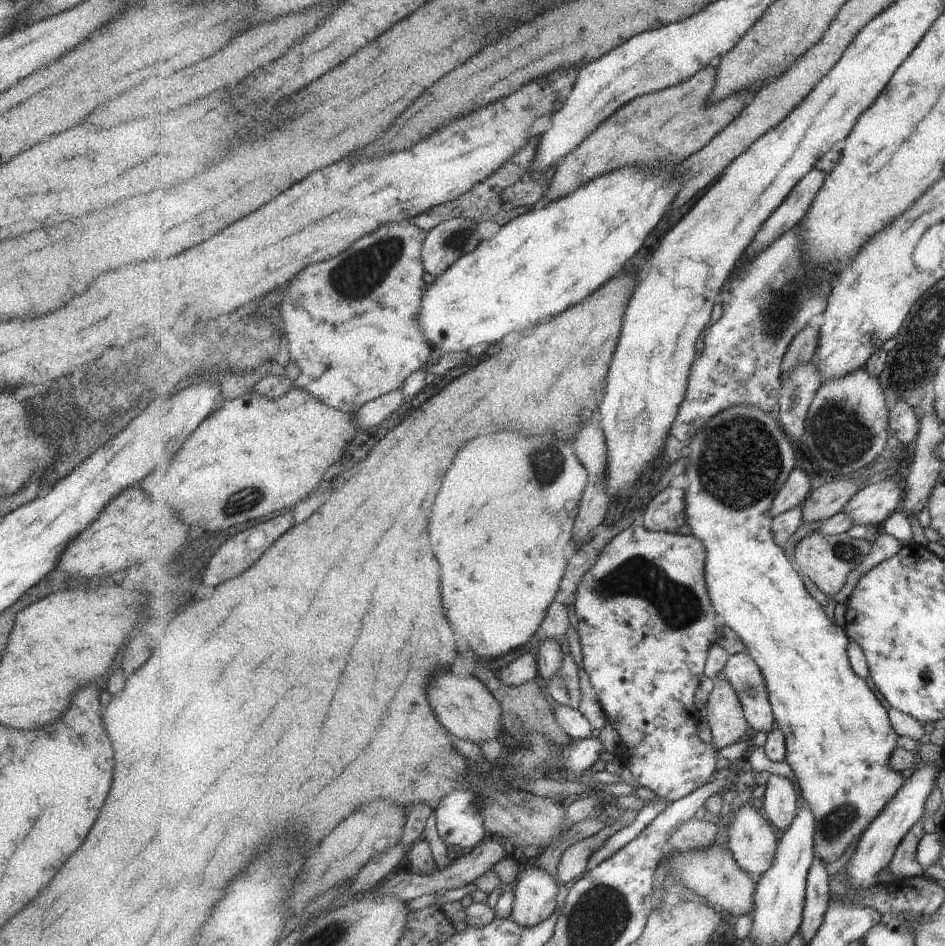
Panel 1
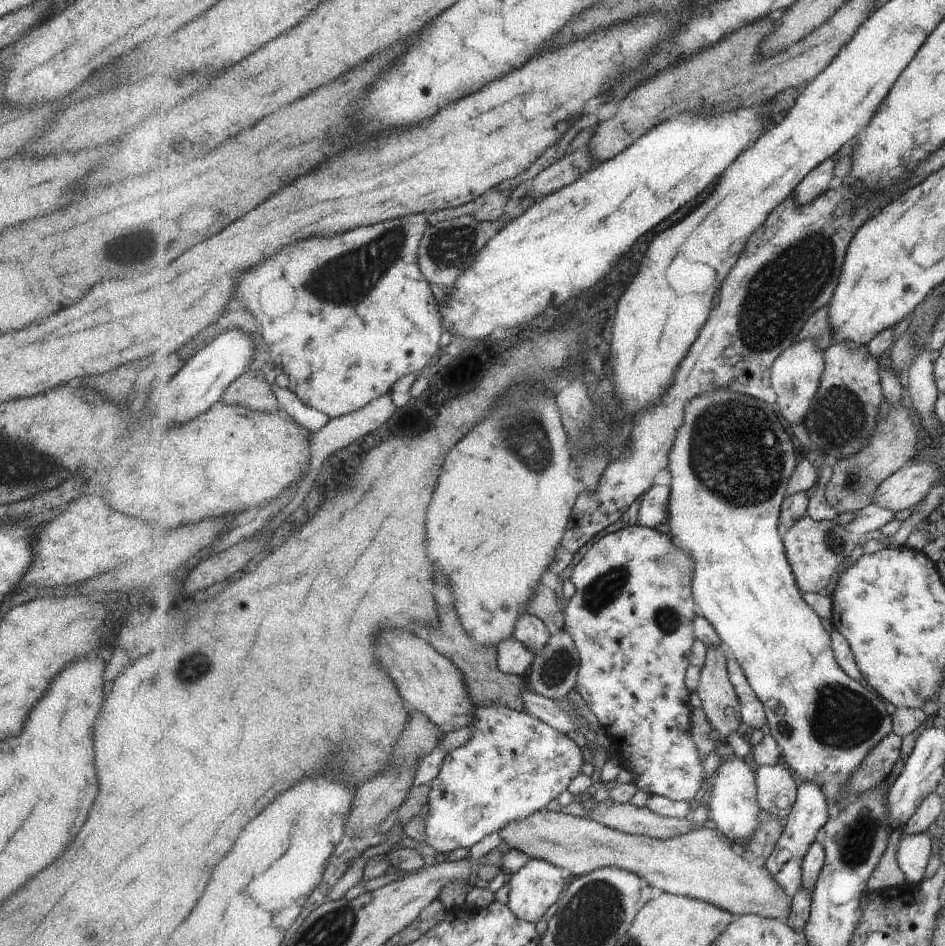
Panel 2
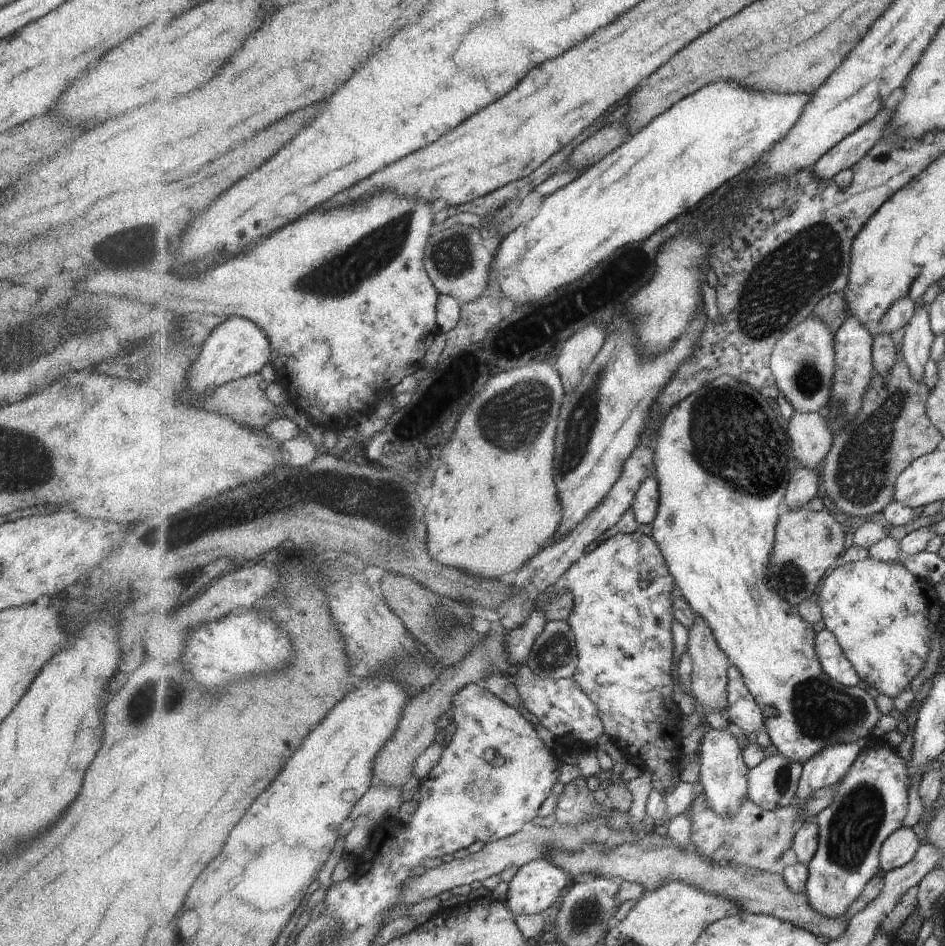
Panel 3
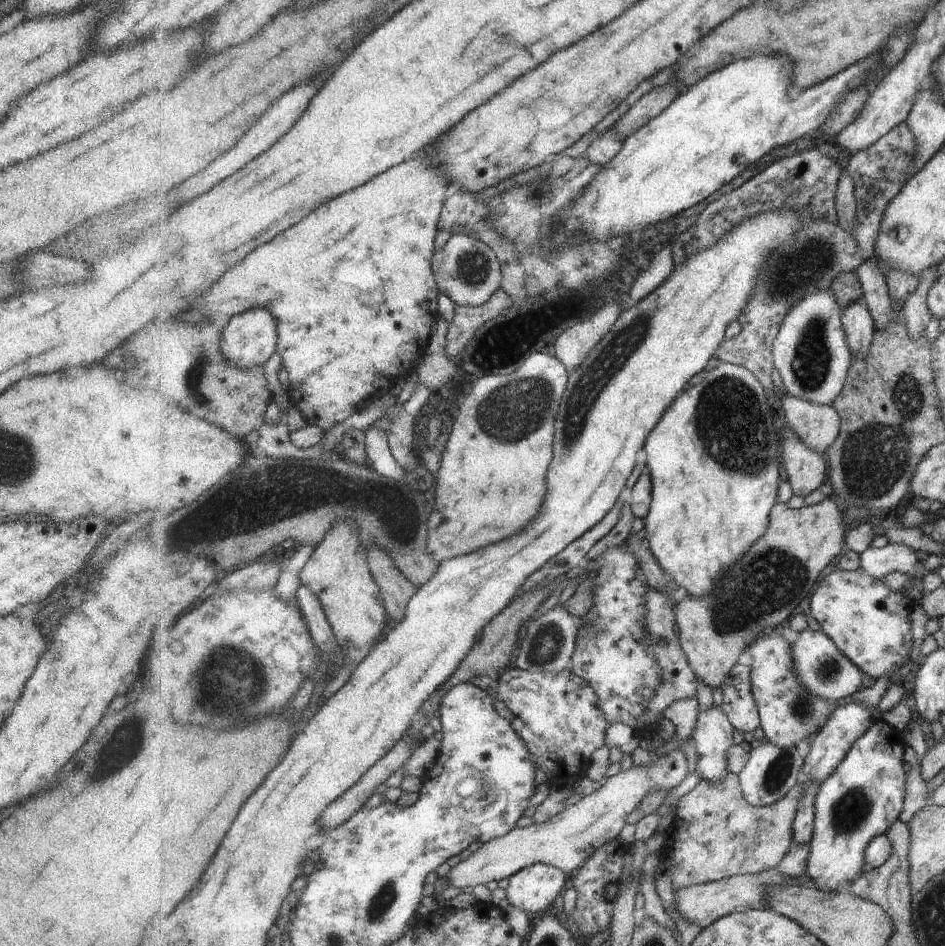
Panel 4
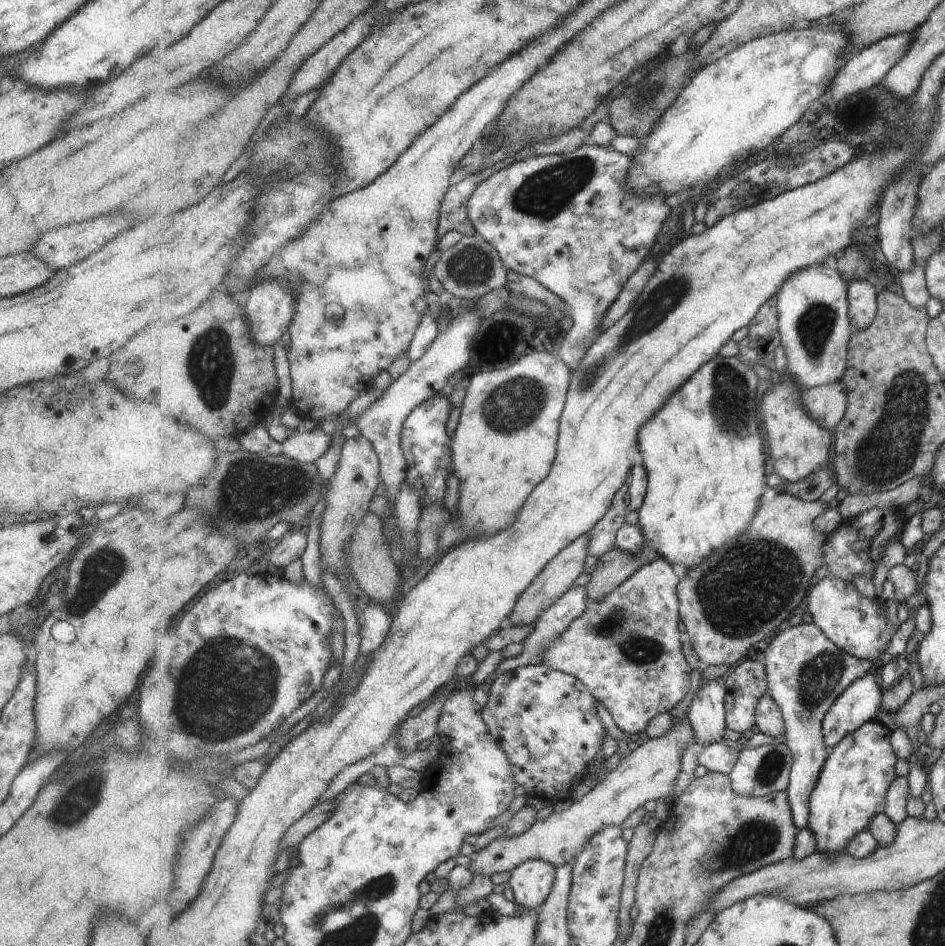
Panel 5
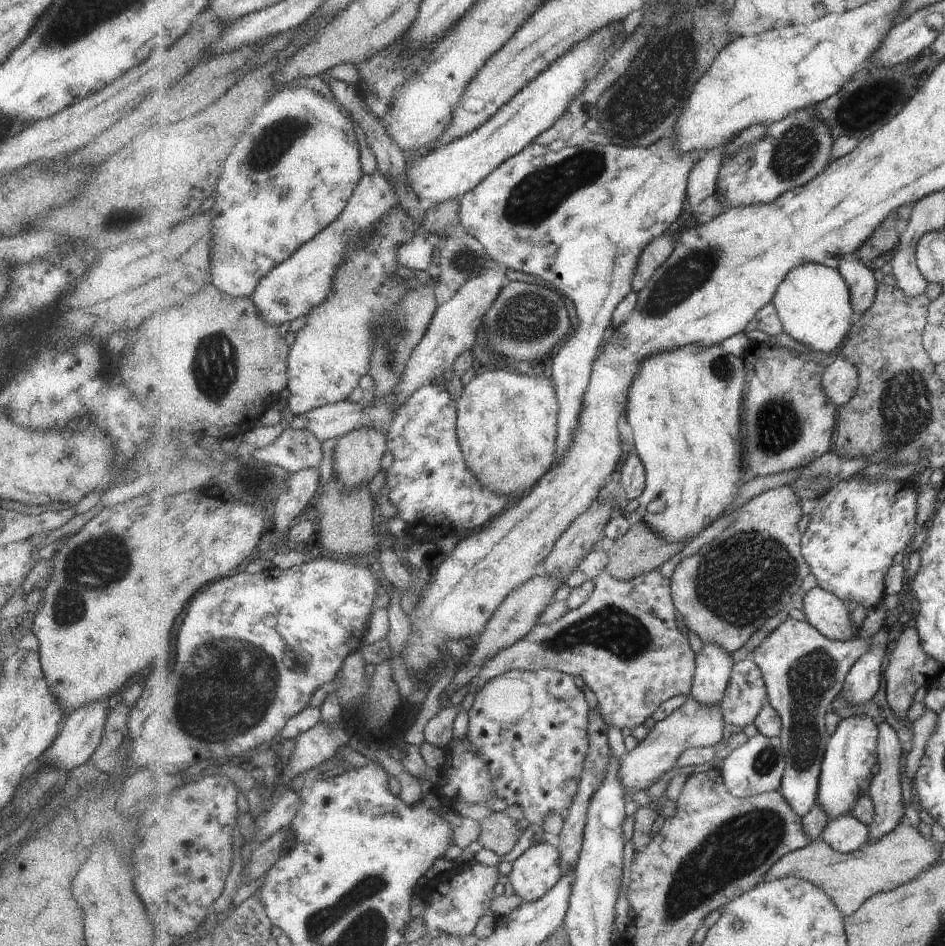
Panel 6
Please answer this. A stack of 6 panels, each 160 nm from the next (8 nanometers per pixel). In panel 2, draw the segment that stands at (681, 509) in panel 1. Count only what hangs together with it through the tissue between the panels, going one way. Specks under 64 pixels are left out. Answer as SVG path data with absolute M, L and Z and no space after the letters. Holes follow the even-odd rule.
M653 485L643 496L640 506L639 525L657 528L661 524L668 524L670 519L670 485Z

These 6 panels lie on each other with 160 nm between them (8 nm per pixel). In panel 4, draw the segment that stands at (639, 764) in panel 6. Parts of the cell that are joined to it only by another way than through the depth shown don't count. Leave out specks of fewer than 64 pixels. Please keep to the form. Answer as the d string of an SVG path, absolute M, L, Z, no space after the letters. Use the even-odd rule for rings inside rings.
M683 749L671 751L664 757L654 757L652 754L651 764L647 767L631 766L629 770L612 776L599 790L585 796L576 805L569 806L550 821L517 827L500 839L483 843L468 859L448 871L446 881L459 889L474 887L491 880L513 877L521 869L537 863L559 867L564 873L575 872L582 868L597 849L618 839L625 828L627 816L637 810L649 790L671 790L679 786L689 776L689 772L690 764Z

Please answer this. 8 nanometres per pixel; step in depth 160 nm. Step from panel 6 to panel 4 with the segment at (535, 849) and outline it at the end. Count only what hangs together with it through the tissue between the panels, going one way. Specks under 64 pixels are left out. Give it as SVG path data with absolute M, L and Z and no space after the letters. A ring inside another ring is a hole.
M537 863L521 869L508 880L509 903L525 912L545 912L553 900L569 886L566 873L559 867Z

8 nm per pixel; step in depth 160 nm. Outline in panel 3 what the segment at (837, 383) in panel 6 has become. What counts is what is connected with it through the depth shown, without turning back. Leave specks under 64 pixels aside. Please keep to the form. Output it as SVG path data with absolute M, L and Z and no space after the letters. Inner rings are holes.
M795 412L787 425L794 462L808 469L819 468L834 445L834 434L828 420L821 412Z

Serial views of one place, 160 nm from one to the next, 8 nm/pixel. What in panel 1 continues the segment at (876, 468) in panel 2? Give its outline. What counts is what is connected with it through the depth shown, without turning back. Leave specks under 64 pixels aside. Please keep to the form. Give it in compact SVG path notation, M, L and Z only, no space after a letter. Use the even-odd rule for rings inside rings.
M847 478L824 480L824 485L813 490L804 501L804 522L826 521L841 513L854 494L861 490L857 488L861 483Z

